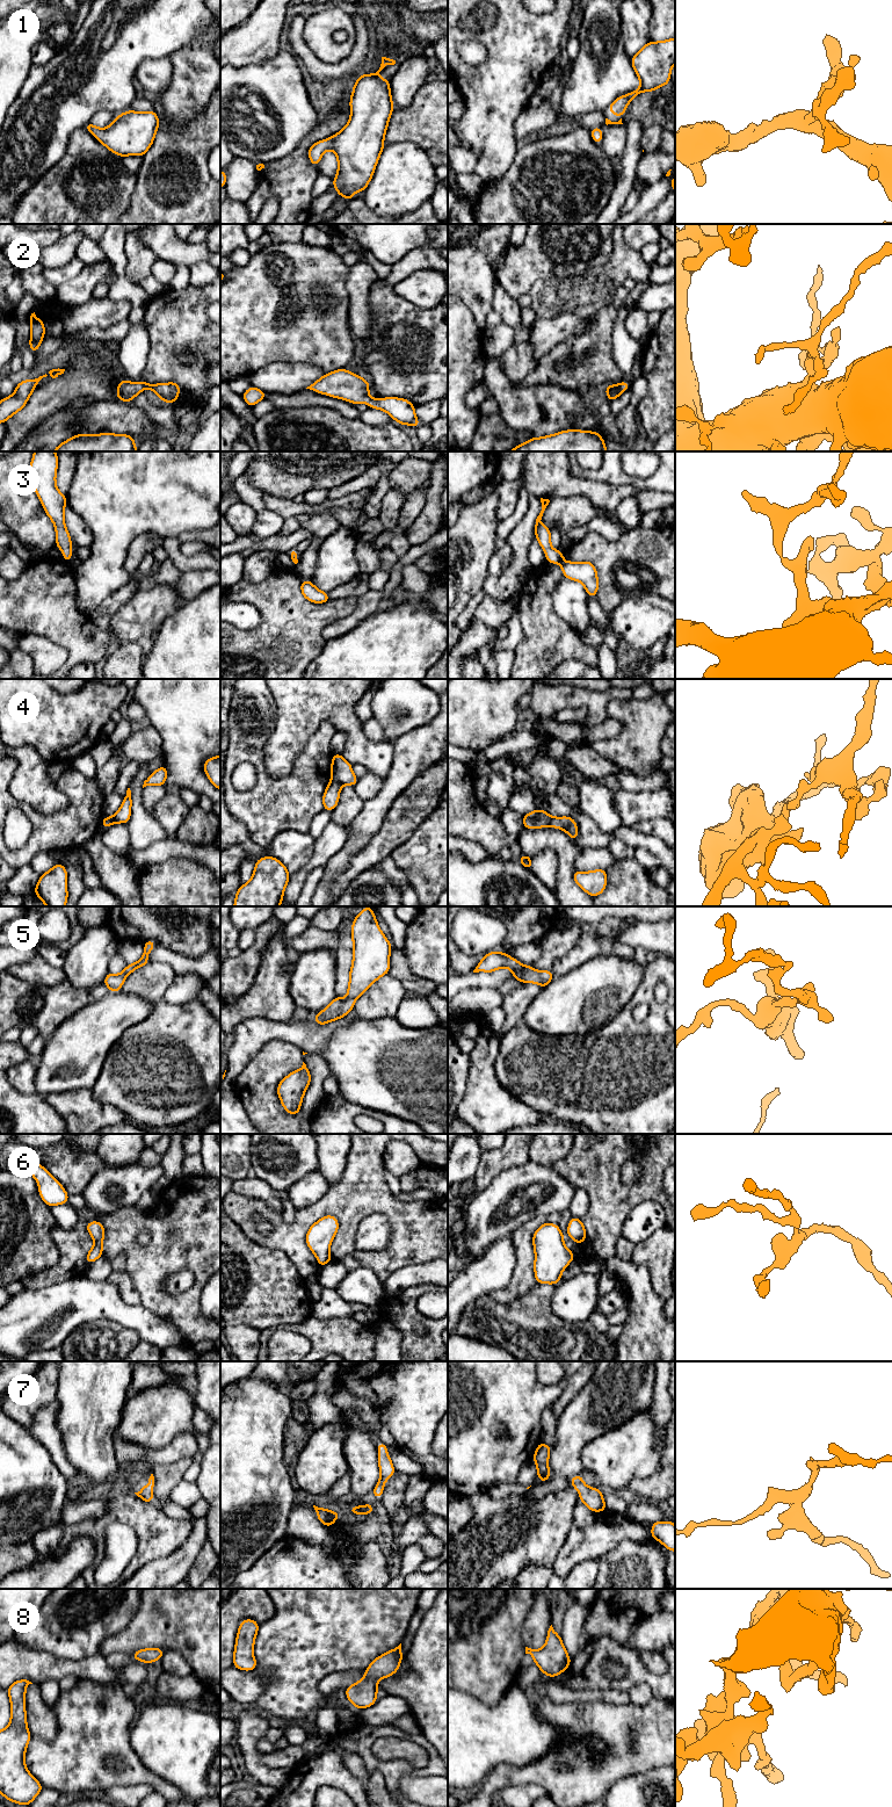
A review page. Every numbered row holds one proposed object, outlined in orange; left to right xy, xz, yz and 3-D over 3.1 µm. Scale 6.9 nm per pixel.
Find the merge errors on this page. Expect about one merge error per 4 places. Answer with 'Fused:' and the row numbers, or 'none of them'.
Fused: 4

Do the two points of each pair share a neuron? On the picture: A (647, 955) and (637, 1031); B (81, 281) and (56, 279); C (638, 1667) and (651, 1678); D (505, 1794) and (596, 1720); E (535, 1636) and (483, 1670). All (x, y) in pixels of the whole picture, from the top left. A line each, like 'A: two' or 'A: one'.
A: two
B: two
C: one
D: two
E: two

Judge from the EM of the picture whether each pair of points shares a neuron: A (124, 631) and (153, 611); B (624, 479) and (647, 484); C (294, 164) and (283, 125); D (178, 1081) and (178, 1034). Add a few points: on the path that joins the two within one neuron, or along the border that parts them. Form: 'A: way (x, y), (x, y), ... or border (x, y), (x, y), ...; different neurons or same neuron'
A: way (131, 624), (146, 611); same neuron
B: way (630, 481), (642, 483); same neuron
C: border (310, 134), (291, 152), (266, 164); different neurons
D: way (178, 1069), (178, 1046); same neuron

